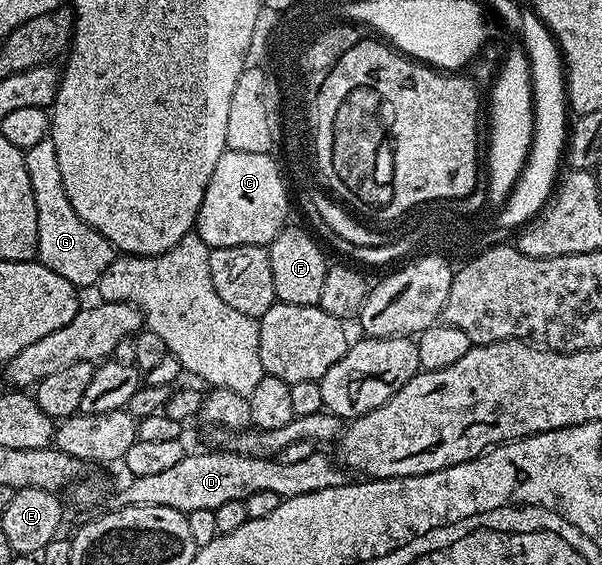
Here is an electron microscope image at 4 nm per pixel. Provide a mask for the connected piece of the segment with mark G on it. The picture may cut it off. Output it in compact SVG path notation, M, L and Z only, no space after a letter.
M49 137L32 145L24 153L26 156L26 168L28 169L28 181L32 181L32 197L36 201L36 229L38 230L38 254L37 262L43 263L52 273L60 273L64 281L68 281L75 289L82 287L93 288L100 281L104 269L112 265L116 258L114 247L92 225L85 223L72 209L72 201L68 201L68 193L64 193L64 181L60 178L60 161L56 161L56 145Z

